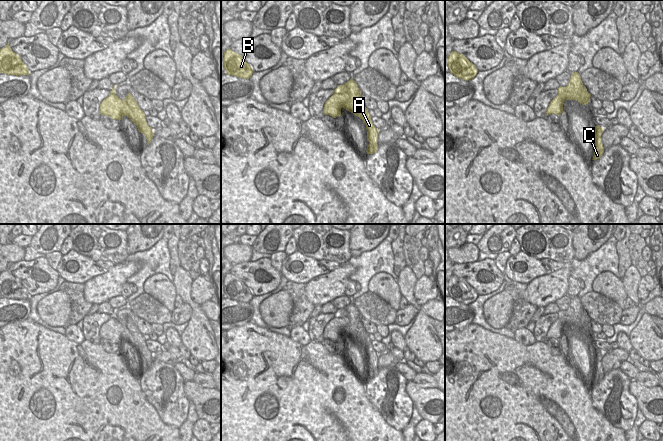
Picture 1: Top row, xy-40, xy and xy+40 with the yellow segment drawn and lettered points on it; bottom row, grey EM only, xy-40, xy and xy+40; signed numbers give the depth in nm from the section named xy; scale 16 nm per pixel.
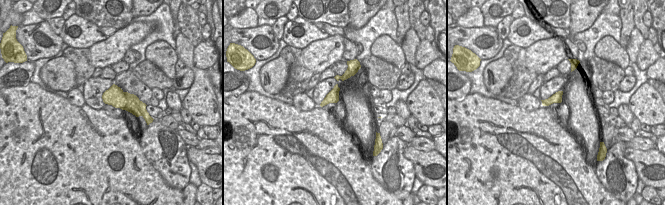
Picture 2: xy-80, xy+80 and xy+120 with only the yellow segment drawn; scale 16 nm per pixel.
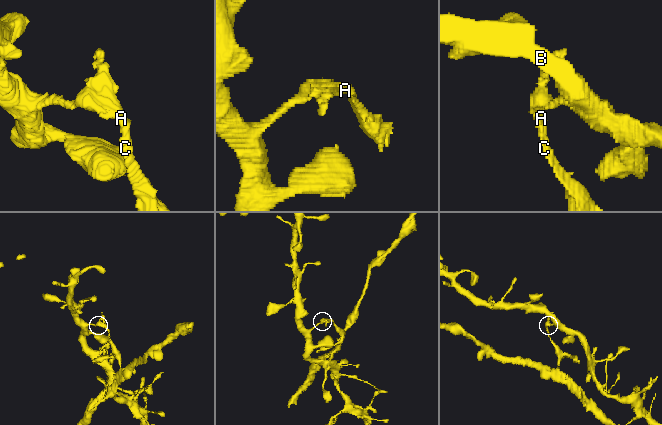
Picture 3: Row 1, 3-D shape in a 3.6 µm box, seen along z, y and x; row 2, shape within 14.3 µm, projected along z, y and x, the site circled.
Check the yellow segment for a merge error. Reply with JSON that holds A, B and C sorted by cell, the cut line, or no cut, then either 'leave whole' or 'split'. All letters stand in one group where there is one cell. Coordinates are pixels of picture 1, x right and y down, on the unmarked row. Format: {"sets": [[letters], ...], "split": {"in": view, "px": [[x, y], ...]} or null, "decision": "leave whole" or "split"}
{"sets": [["A", "C"], ["B"]], "split": {"in": "xy", "px": [[344, 308], [348, 324], [343, 331]]}, "decision": "split"}

